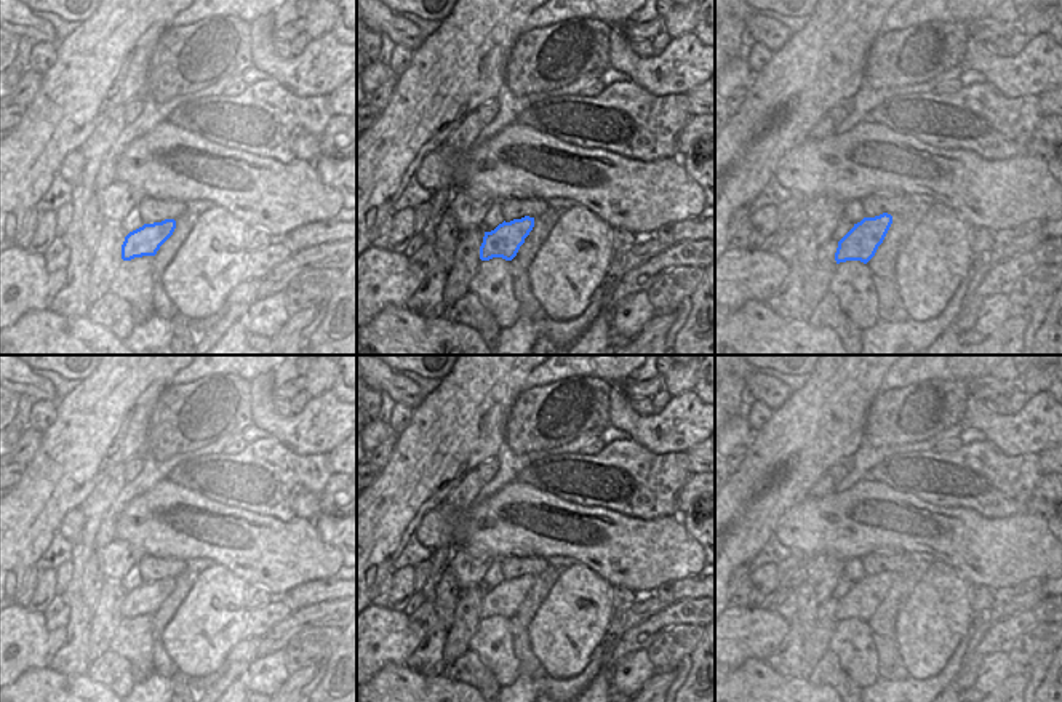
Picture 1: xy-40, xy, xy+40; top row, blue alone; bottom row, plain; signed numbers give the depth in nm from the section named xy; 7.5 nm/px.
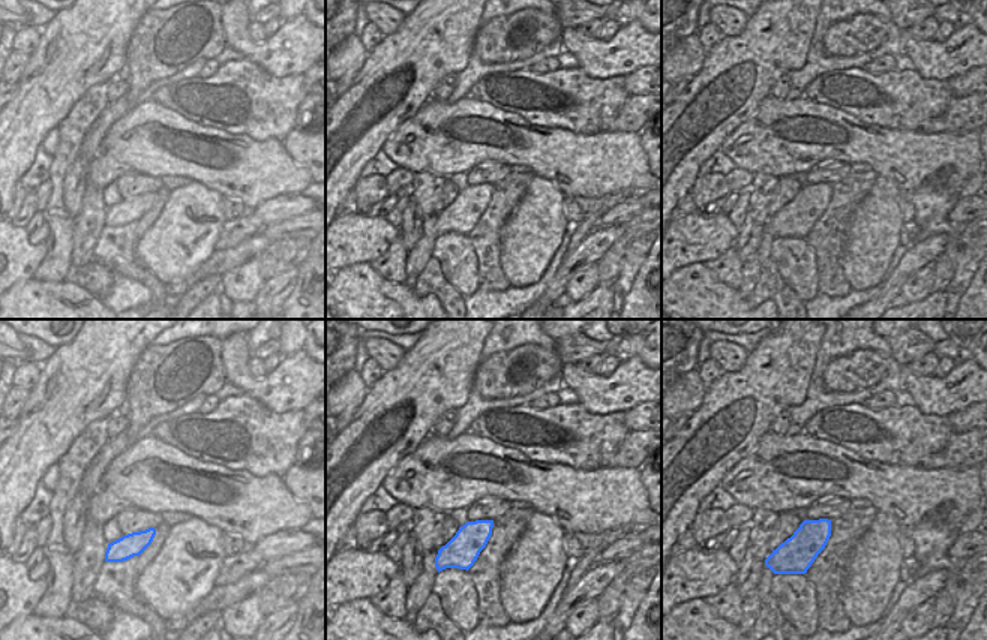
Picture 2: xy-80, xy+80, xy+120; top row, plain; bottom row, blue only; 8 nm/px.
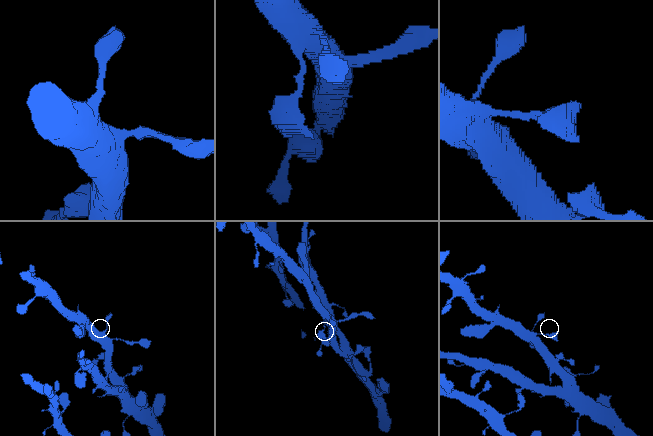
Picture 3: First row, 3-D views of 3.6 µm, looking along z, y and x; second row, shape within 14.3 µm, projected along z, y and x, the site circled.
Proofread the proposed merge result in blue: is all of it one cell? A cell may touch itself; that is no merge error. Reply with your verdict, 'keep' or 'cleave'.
keep

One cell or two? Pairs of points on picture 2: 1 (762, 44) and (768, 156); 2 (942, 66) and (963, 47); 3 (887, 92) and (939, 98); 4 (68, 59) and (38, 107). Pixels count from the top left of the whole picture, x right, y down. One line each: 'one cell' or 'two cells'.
1: two cells
2: one cell
3: one cell
4: one cell

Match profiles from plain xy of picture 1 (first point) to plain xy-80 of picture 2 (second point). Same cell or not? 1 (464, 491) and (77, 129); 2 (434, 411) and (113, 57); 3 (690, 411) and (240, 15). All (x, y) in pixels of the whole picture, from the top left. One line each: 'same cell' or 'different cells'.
1: same cell
2: same cell
3: same cell

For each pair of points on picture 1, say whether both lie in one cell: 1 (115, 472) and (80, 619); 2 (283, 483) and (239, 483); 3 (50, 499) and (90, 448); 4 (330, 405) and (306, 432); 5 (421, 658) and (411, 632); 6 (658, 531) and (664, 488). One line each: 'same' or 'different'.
1: same
2: same
3: same
4: same
5: different
6: different

